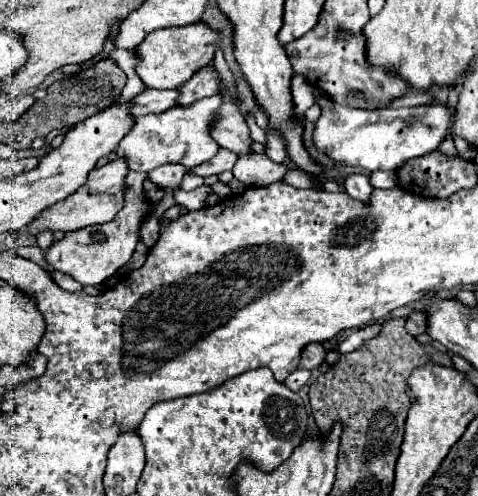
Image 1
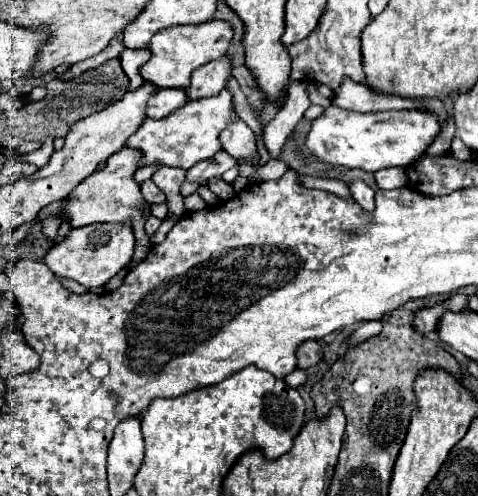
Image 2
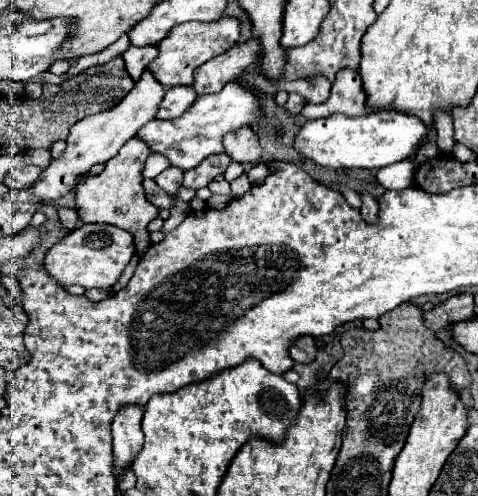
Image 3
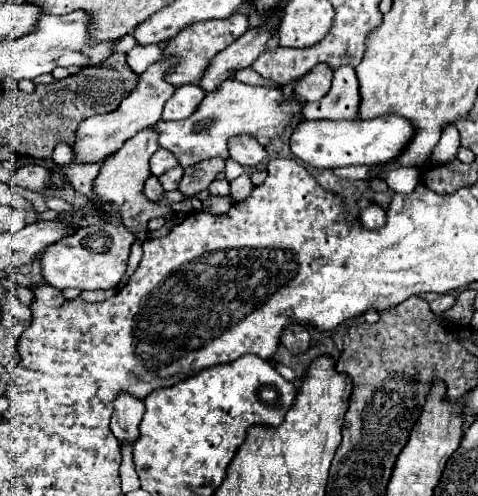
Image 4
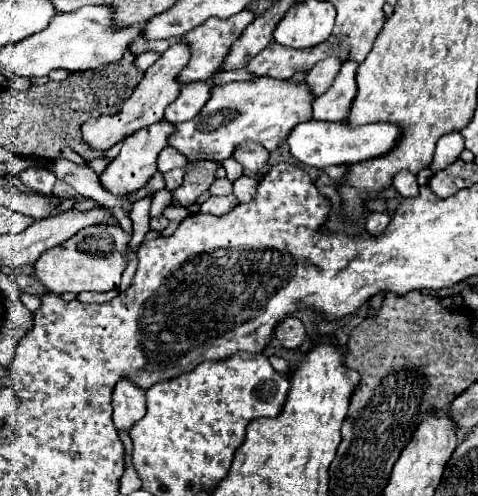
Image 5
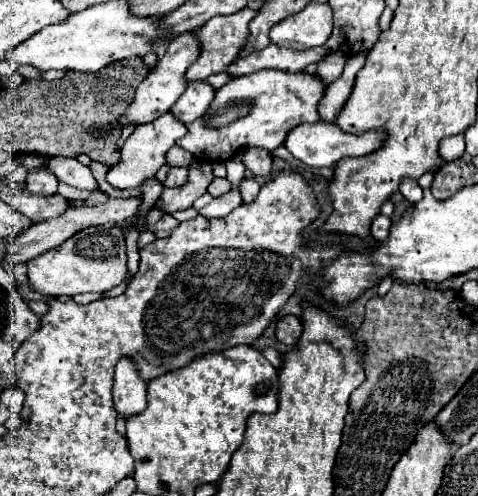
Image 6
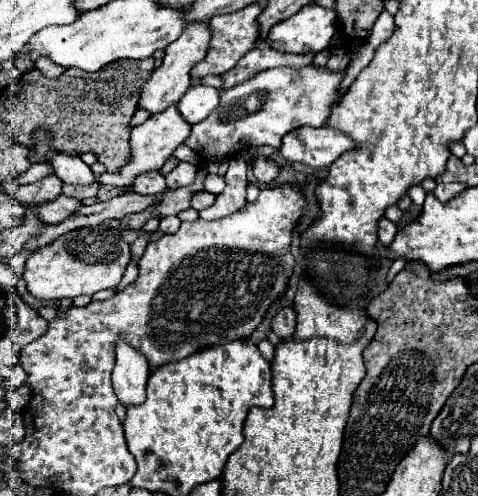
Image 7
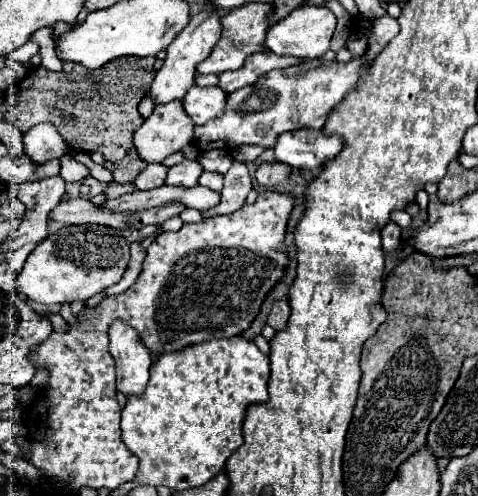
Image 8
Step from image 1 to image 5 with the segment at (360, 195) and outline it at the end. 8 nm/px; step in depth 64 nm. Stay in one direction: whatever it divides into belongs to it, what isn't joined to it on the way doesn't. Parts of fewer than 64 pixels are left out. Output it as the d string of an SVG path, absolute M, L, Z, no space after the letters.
M370 212L370 214L366 216L366 230L368 230L372 236L380 236L388 224L390 224L390 214Z

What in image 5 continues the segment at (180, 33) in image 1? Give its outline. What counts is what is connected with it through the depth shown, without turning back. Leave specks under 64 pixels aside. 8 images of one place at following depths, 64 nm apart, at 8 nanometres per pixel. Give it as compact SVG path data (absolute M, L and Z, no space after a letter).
M244 10L244 12L238 12L236 16L230 16L226 20L220 20L220 18L212 18L212 20L206 20L204 24L196 26L192 32L184 34L184 40L190 44L192 48L192 60L188 62L188 66L180 72L180 82L196 82L196 80L210 80L210 76L214 76L214 72L222 66L224 58L228 56L232 44L242 36L244 28L254 20L254 12L250 10Z

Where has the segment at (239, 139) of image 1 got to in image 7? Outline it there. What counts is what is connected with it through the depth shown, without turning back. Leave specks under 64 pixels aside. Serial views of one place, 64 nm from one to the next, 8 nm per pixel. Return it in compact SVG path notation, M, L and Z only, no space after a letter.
M256 158L256 162L254 162L254 176L256 176L258 182L270 184L270 182L274 182L278 178L278 174L280 174L280 166L274 160L270 160L270 158Z

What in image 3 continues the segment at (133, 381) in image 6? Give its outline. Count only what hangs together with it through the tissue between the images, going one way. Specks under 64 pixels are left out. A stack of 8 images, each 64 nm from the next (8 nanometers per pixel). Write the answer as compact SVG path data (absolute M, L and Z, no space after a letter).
M124 404L112 422L112 436L114 436L114 464L116 474L120 478L122 468L130 466L144 442L144 434L140 430L142 422L142 406Z

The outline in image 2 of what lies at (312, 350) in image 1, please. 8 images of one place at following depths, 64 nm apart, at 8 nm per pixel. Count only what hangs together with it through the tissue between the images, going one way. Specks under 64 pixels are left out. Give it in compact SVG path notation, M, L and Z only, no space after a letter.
M306 340L306 342L302 342L298 346L296 358L298 358L298 368L302 368L302 370L310 368L310 366L314 366L314 364L320 362L322 348L320 348L320 344L316 340Z

